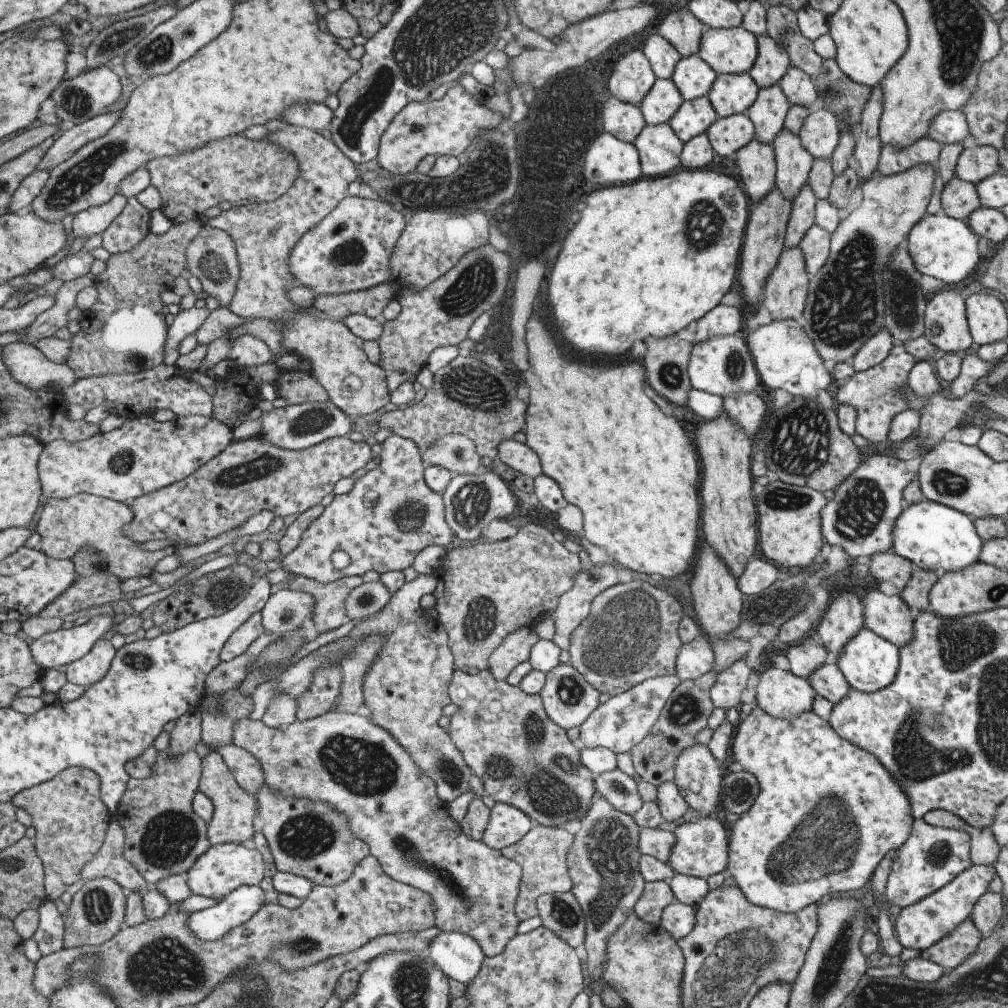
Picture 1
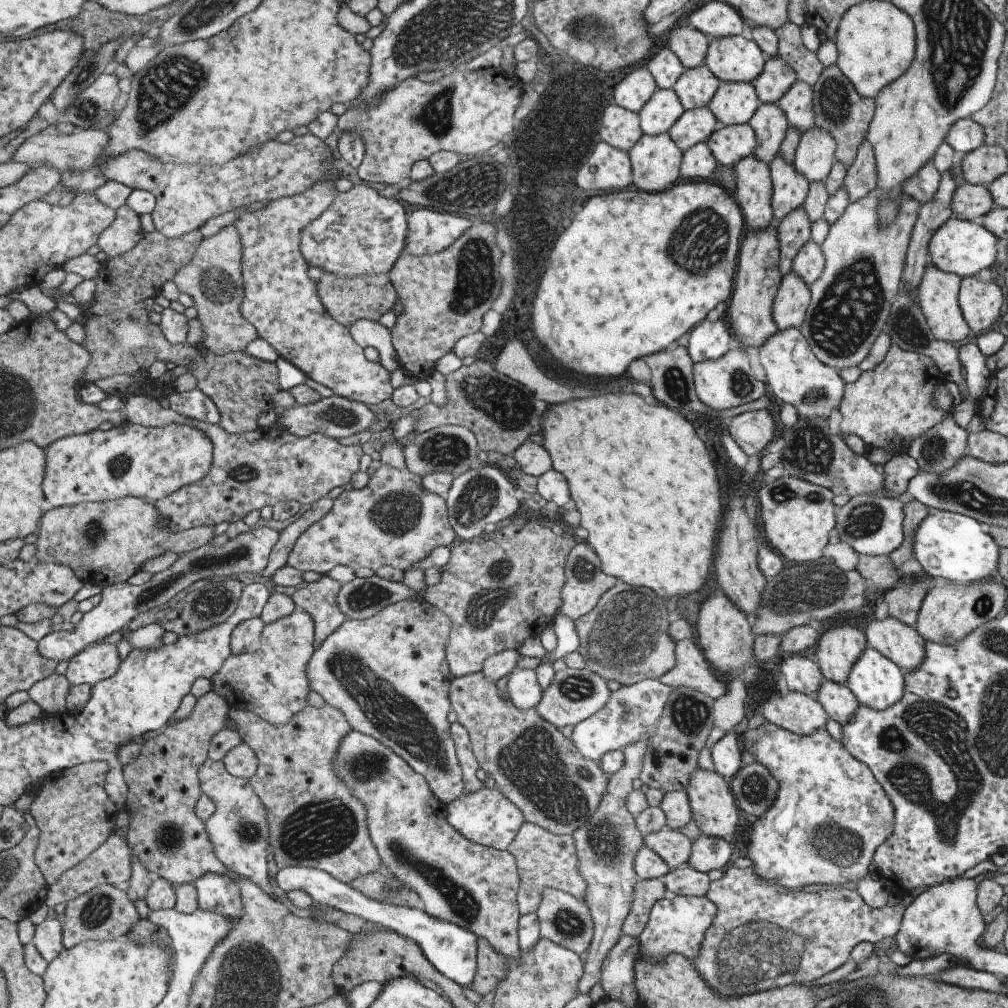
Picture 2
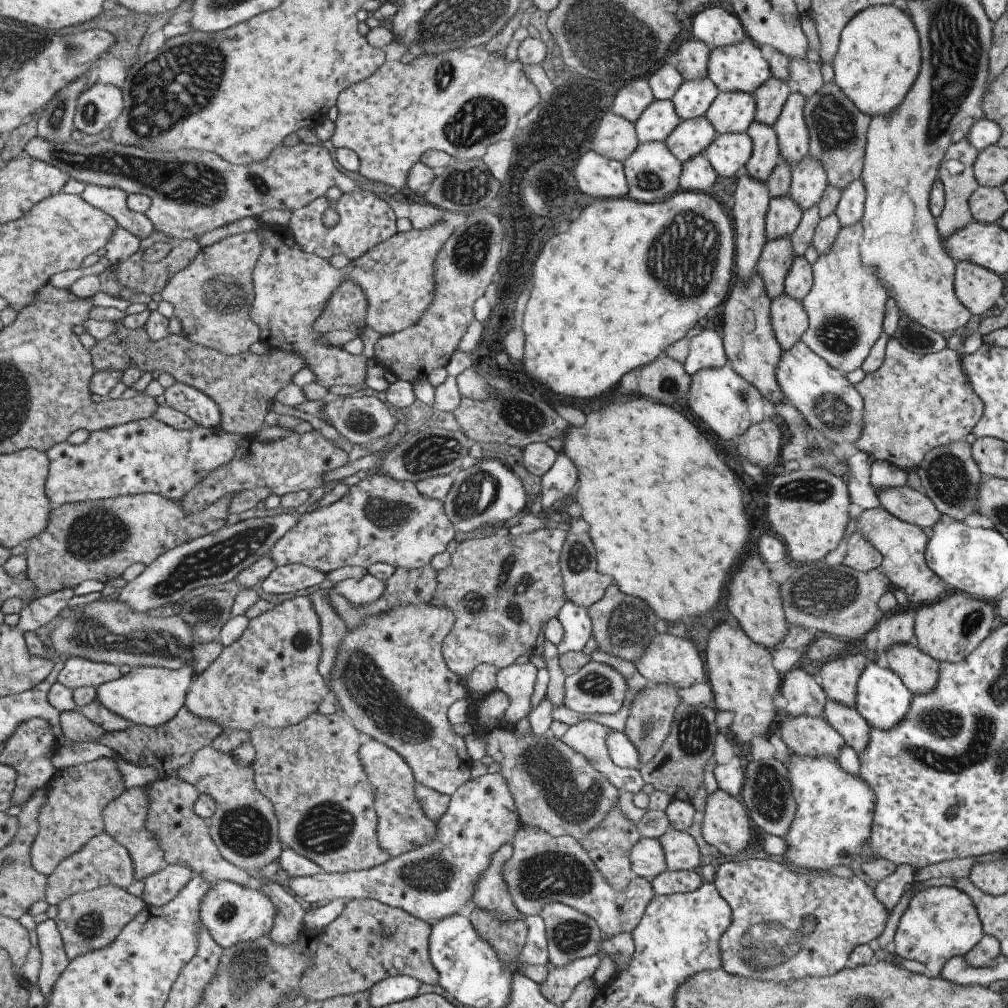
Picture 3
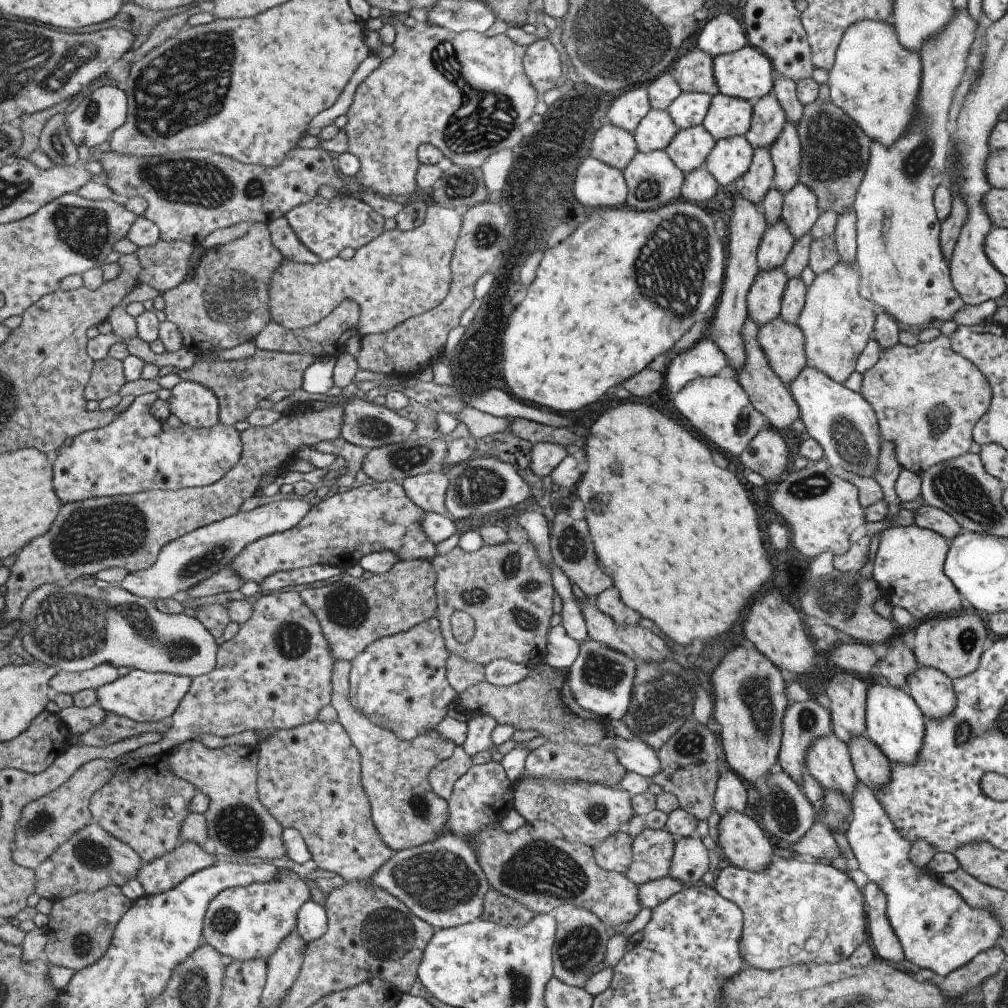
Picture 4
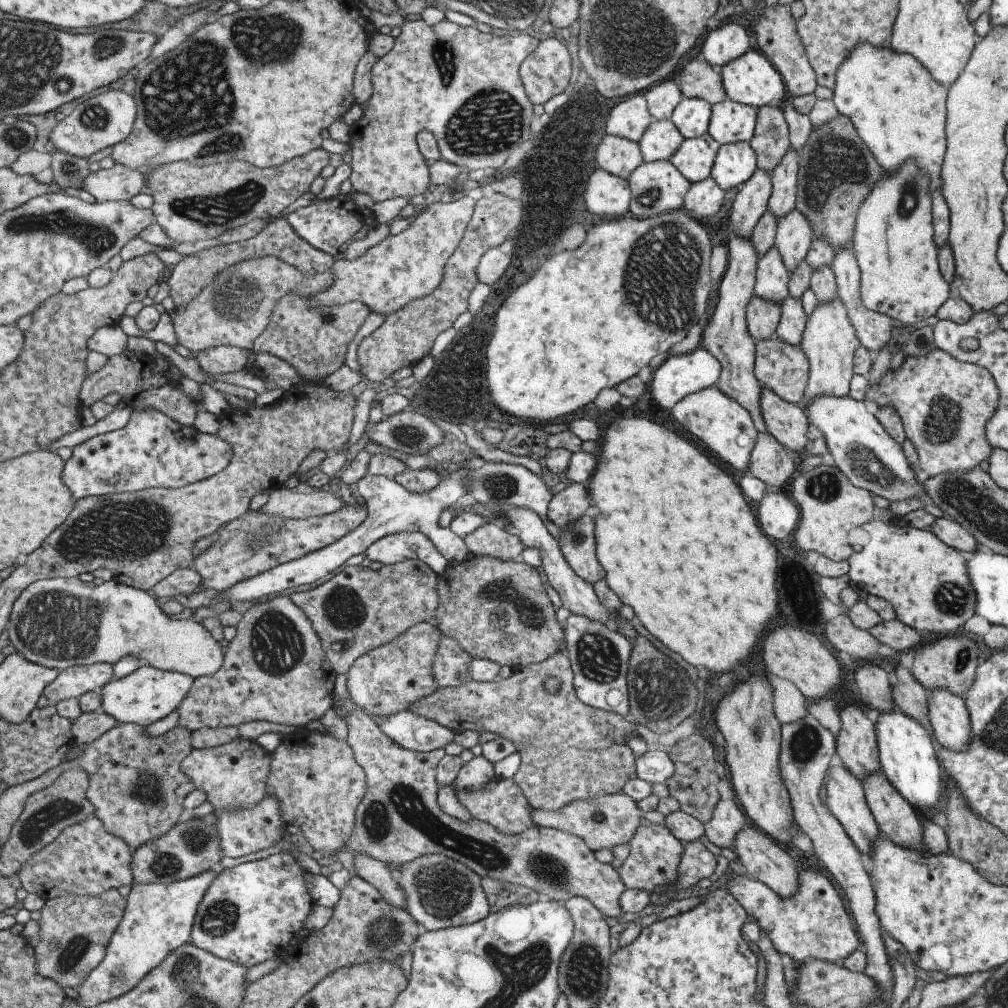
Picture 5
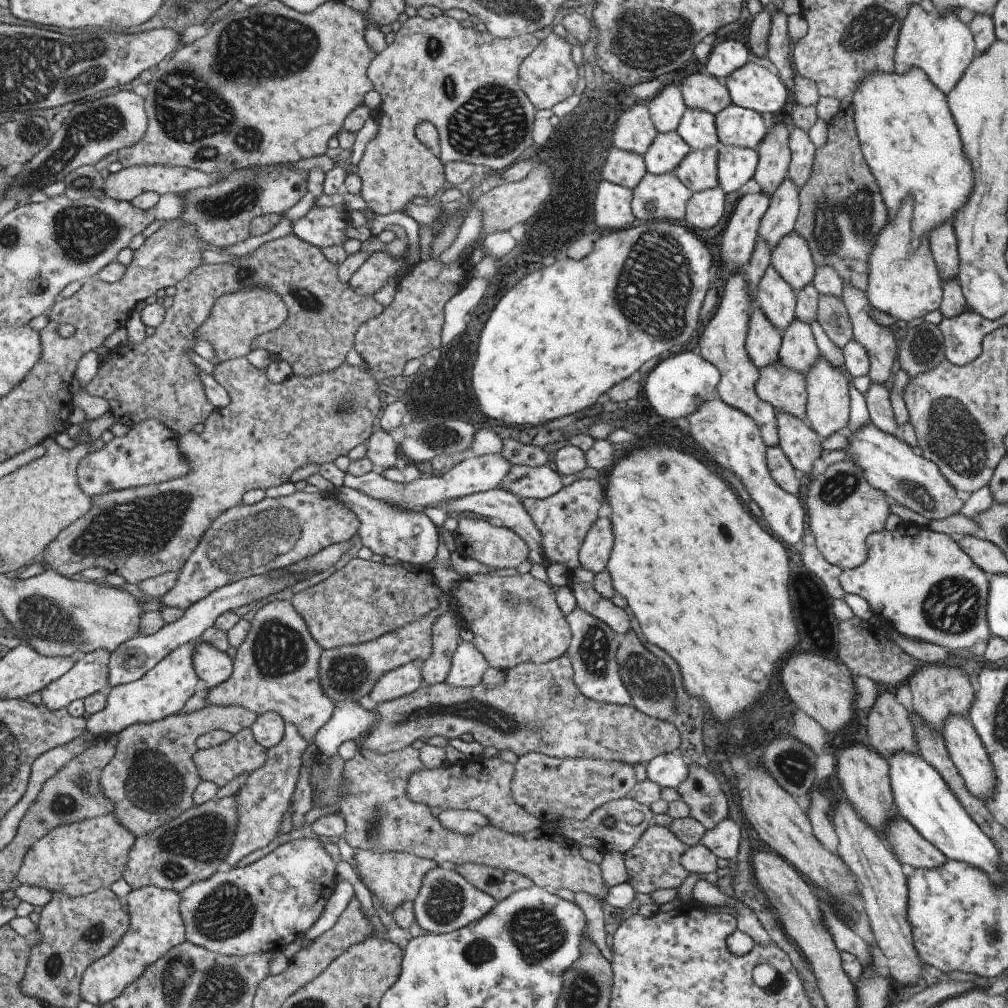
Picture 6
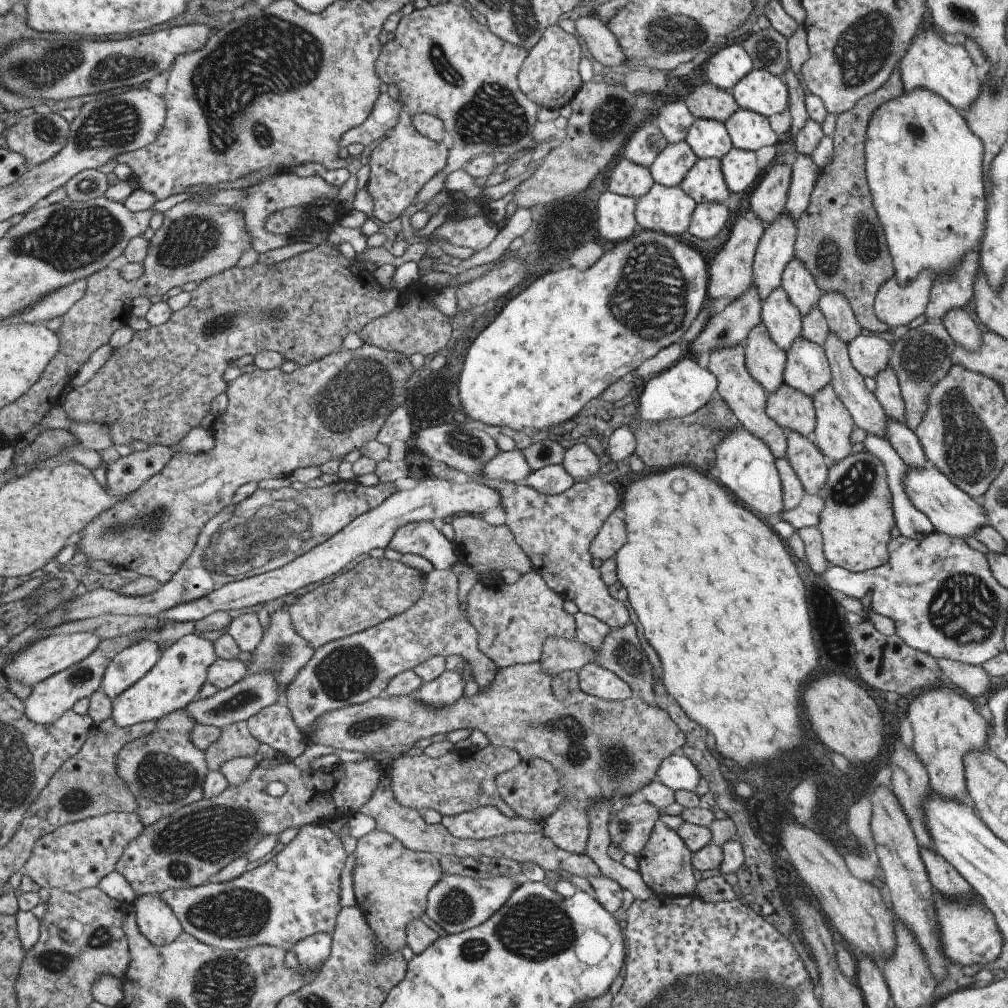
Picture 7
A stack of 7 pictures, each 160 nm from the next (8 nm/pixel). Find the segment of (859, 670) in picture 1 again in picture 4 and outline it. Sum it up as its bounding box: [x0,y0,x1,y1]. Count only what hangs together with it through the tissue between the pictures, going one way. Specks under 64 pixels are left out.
[864,677,924,765]

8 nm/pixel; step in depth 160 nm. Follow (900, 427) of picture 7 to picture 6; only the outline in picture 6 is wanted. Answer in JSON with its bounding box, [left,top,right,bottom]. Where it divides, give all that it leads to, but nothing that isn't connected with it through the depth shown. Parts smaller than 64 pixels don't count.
[864,382,898,436]

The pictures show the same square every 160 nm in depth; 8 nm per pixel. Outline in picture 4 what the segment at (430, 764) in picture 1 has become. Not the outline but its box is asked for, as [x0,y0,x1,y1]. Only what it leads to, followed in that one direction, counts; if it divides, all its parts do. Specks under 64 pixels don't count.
[349,616,471,800]

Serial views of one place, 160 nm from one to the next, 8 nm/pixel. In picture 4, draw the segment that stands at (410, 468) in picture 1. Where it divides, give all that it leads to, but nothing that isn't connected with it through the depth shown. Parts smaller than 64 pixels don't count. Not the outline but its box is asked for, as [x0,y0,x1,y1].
[232,481,436,588]

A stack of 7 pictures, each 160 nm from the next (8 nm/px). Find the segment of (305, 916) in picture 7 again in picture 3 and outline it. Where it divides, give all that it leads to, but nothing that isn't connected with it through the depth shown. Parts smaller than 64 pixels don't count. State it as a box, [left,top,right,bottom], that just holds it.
[201,881,278,949]

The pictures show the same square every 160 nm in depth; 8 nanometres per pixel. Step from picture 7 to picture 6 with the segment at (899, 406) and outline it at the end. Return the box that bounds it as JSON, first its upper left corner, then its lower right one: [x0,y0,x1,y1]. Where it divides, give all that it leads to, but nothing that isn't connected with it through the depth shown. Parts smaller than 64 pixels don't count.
[840,281,898,386]

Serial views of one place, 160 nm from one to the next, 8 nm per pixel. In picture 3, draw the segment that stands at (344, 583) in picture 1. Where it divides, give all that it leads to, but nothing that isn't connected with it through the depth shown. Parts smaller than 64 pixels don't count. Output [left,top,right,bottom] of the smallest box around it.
[309,589,346,688]

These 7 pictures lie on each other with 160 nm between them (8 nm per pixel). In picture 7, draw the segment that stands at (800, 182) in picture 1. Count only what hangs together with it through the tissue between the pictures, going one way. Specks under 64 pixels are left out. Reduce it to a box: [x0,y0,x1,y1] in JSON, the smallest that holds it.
[760,286,801,351]

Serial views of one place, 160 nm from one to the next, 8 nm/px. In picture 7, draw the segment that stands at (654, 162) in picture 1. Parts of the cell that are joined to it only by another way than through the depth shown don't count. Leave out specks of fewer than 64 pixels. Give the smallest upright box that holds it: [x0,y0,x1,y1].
[634,183,696,238]

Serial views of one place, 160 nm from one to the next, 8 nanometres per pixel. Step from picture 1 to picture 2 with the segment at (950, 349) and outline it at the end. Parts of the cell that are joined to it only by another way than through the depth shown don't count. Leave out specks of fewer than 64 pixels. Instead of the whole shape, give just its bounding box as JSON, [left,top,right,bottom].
[916,264,970,343]

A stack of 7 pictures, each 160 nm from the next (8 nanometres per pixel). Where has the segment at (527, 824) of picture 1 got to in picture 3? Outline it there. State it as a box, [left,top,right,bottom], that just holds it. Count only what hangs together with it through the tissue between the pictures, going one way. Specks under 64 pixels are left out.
[287,773,521,925]

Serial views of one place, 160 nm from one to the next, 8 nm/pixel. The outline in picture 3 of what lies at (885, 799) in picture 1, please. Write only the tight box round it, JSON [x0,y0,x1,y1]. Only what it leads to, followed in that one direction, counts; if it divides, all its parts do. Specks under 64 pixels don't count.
[783,752,875,871]

